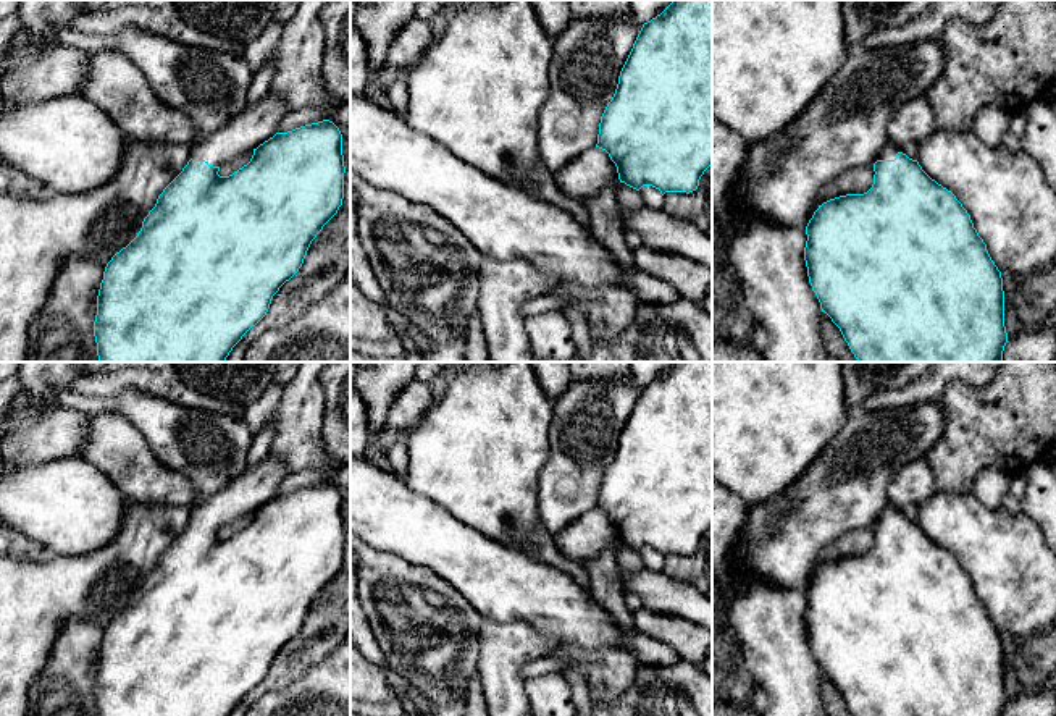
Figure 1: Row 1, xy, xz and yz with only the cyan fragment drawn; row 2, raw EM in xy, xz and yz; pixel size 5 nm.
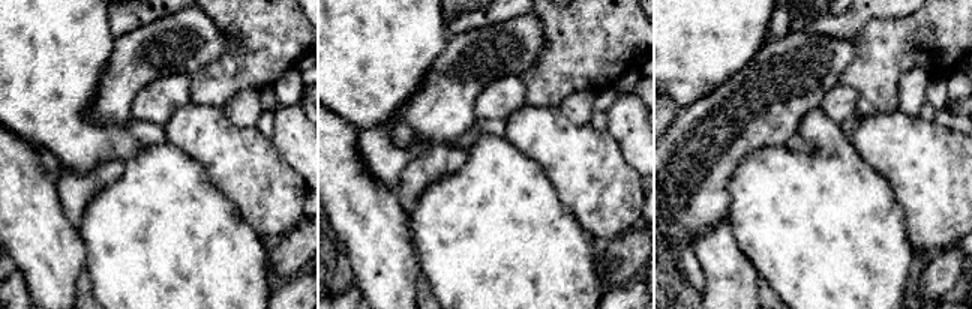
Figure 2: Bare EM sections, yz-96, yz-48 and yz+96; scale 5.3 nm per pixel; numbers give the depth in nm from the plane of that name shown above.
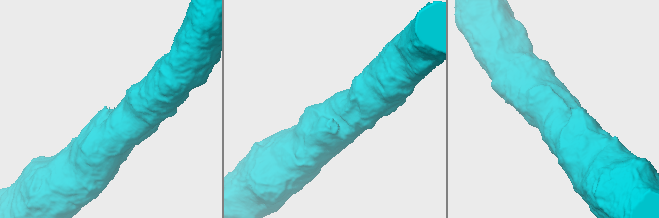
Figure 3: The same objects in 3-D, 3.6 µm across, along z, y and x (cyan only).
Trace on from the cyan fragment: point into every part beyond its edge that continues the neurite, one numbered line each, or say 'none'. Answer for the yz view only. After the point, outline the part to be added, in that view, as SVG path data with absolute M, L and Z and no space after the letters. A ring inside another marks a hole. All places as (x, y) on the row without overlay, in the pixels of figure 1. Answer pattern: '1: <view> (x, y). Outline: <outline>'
1: yz (890, 513). Outline: M886 504L878 517L878 522L895 522L898 514L901 514L898 508Z

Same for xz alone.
none

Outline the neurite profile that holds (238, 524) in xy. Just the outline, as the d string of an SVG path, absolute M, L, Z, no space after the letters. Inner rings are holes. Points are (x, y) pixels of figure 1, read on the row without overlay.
M254 512L241 516L241 517L236 517L233 522L229 522L224 527L220 529L218 537L220 538L229 538L229 537L233 537L234 533L237 533L239 530L242 530L244 527L247 527L250 524L252 517L254 517Z

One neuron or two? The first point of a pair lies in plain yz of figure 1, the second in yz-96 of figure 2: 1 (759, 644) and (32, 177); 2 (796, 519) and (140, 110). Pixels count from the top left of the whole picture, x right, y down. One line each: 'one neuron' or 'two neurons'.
1: one neuron
2: two neurons

